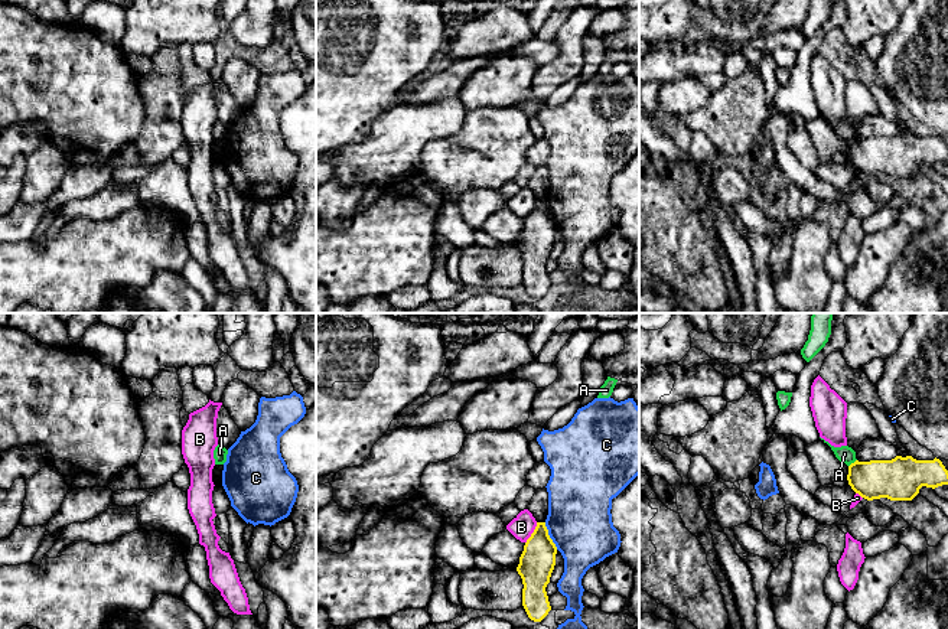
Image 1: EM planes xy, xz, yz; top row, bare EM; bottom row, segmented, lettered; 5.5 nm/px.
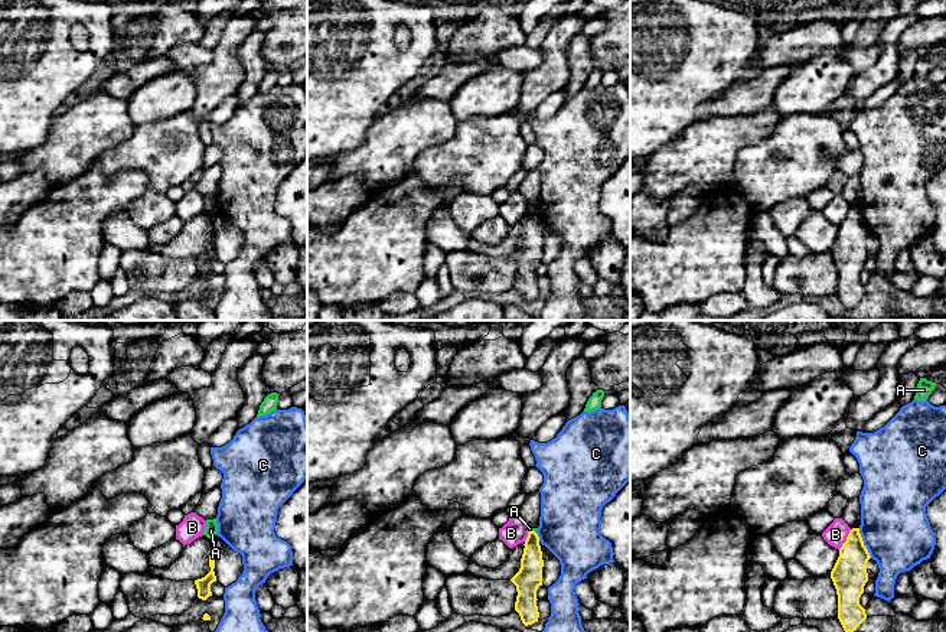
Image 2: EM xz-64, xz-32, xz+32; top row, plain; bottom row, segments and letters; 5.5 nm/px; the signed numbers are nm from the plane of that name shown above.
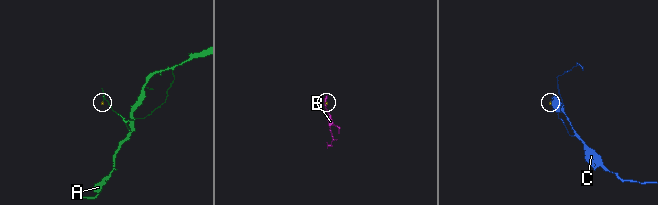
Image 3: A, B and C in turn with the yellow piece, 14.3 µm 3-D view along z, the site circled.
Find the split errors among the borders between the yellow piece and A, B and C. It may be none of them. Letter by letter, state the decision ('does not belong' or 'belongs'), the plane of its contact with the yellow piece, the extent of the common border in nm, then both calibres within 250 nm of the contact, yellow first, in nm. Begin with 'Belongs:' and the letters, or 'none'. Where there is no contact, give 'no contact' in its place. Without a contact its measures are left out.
Belongs: none
A: does not belong | yz | 60 nm | 220/90 nm
B: does not belong | xz | 140 nm | 200/130 nm
C: does not belong | xz | 170 nm | 200/360 nm

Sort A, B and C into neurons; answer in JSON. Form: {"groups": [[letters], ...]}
{"groups": [["A"], ["B"], ["C"]]}

